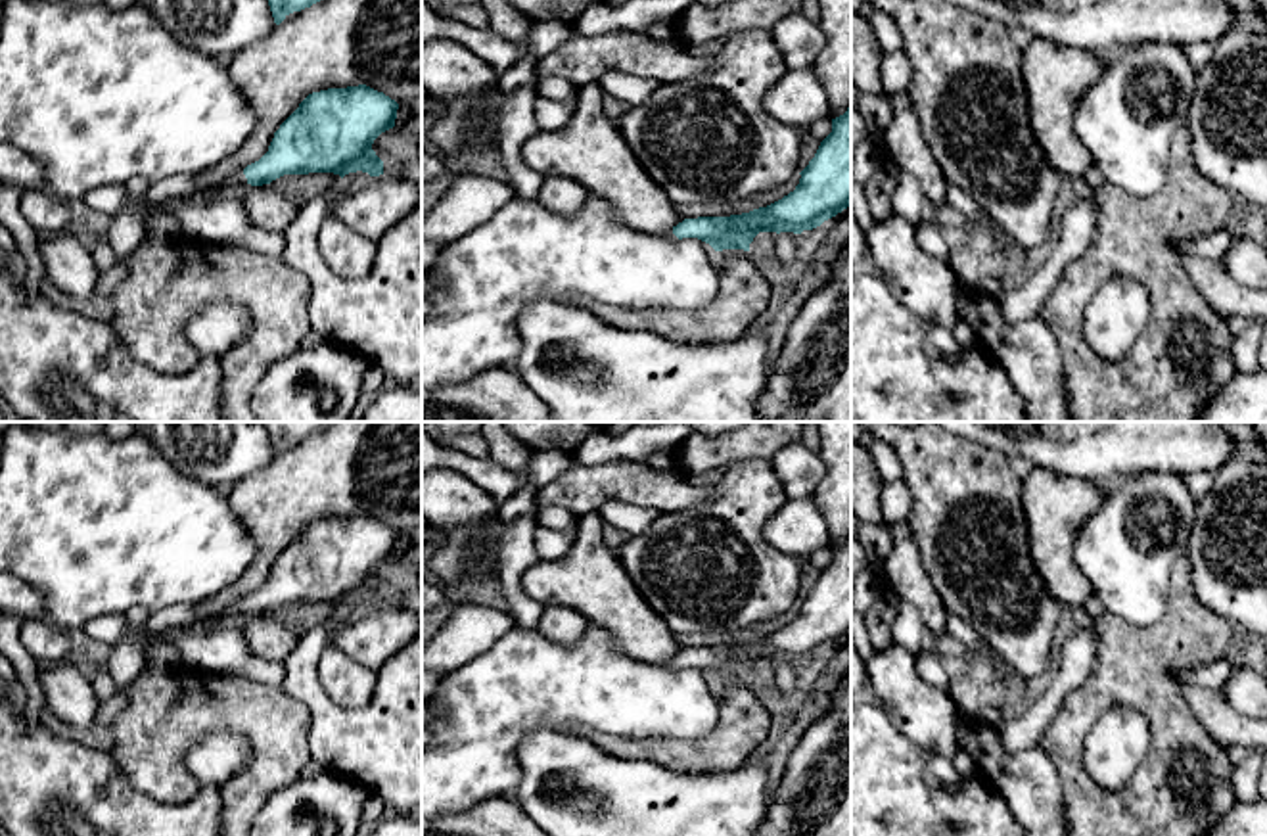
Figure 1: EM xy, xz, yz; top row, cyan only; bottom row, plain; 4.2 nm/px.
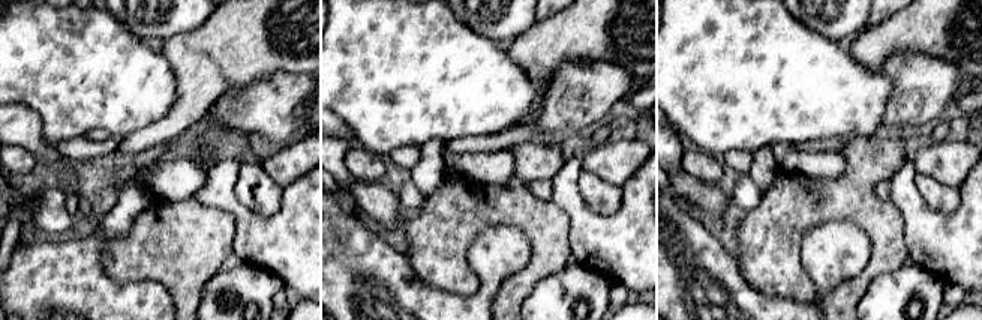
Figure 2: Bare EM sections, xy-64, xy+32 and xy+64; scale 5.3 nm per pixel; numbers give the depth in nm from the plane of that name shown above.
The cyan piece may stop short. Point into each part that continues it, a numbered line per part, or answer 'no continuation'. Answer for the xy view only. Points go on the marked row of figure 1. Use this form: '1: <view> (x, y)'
1: xy (183, 186)

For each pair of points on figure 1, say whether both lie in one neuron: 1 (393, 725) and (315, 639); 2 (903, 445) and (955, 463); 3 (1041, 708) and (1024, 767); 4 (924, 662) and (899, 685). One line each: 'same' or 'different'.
1: same
2: same
3: different
4: different

